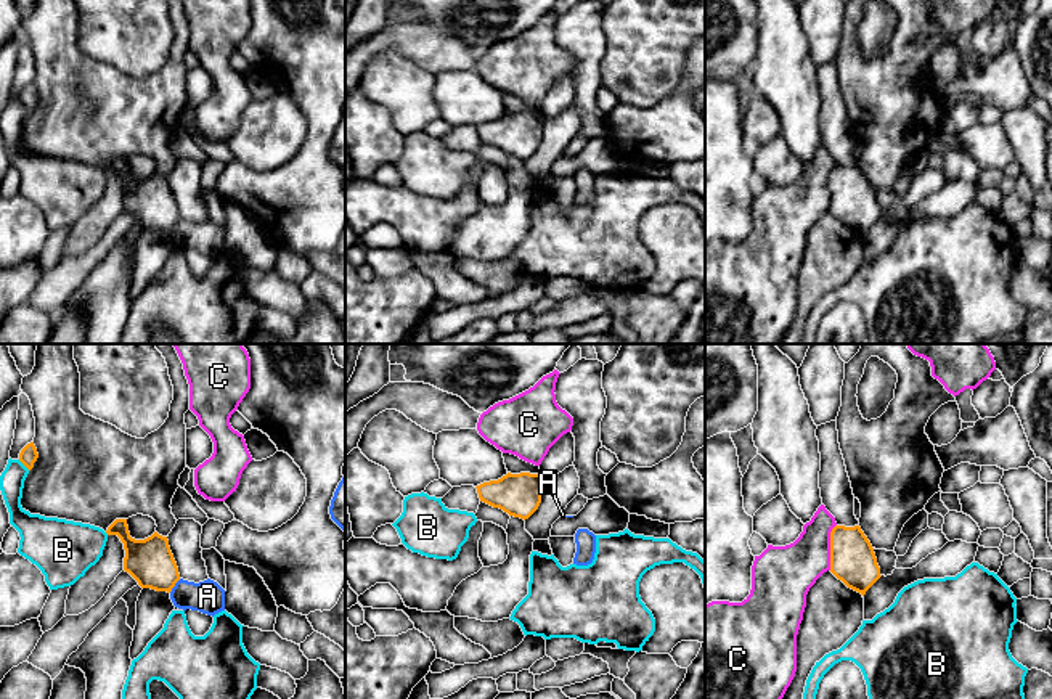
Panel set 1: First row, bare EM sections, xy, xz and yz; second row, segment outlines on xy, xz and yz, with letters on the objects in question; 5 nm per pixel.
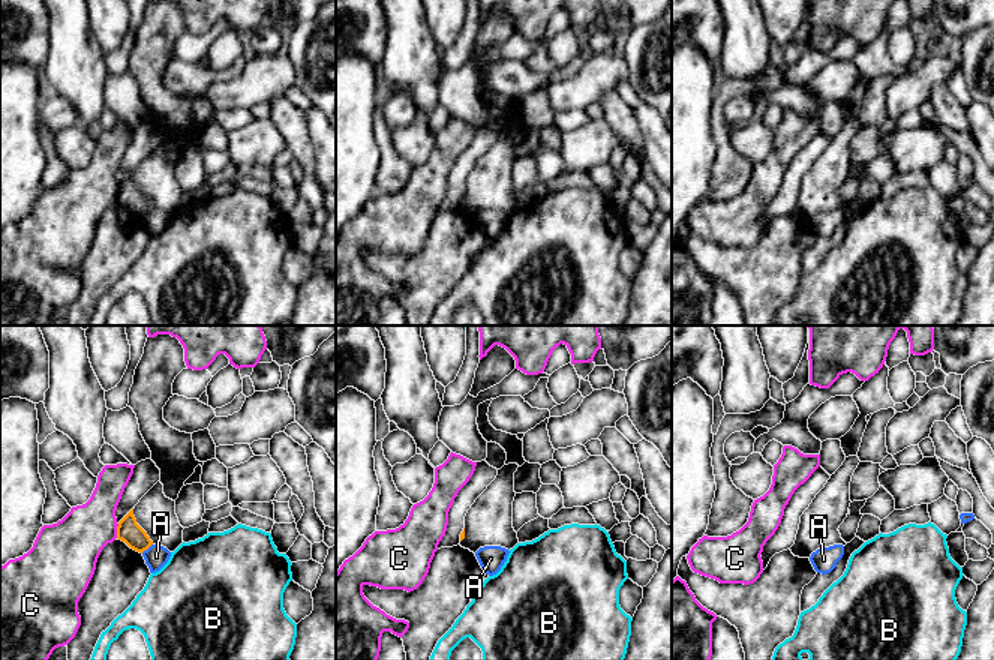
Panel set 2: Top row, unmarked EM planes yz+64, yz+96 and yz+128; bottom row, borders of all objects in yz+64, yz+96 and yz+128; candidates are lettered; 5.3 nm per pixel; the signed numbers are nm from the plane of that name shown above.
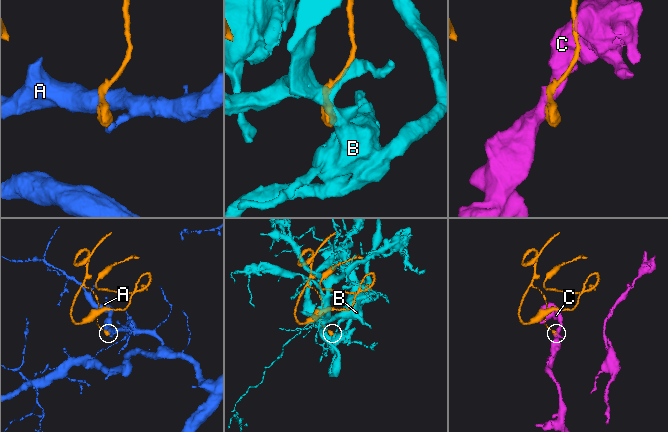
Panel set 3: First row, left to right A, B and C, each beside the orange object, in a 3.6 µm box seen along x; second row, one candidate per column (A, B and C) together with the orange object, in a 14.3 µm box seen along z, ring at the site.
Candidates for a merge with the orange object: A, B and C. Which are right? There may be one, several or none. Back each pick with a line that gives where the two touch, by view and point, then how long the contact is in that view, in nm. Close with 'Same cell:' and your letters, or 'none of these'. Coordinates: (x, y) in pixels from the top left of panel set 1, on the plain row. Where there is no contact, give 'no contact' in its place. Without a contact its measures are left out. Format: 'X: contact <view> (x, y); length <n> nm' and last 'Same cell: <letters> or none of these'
Same cell: none of these

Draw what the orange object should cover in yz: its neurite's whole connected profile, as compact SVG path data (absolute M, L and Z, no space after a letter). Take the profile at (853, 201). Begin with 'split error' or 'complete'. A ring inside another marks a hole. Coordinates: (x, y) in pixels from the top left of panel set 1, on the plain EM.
complete; M859 166L832 169L830 212L862 236L882 217L874 188Z

